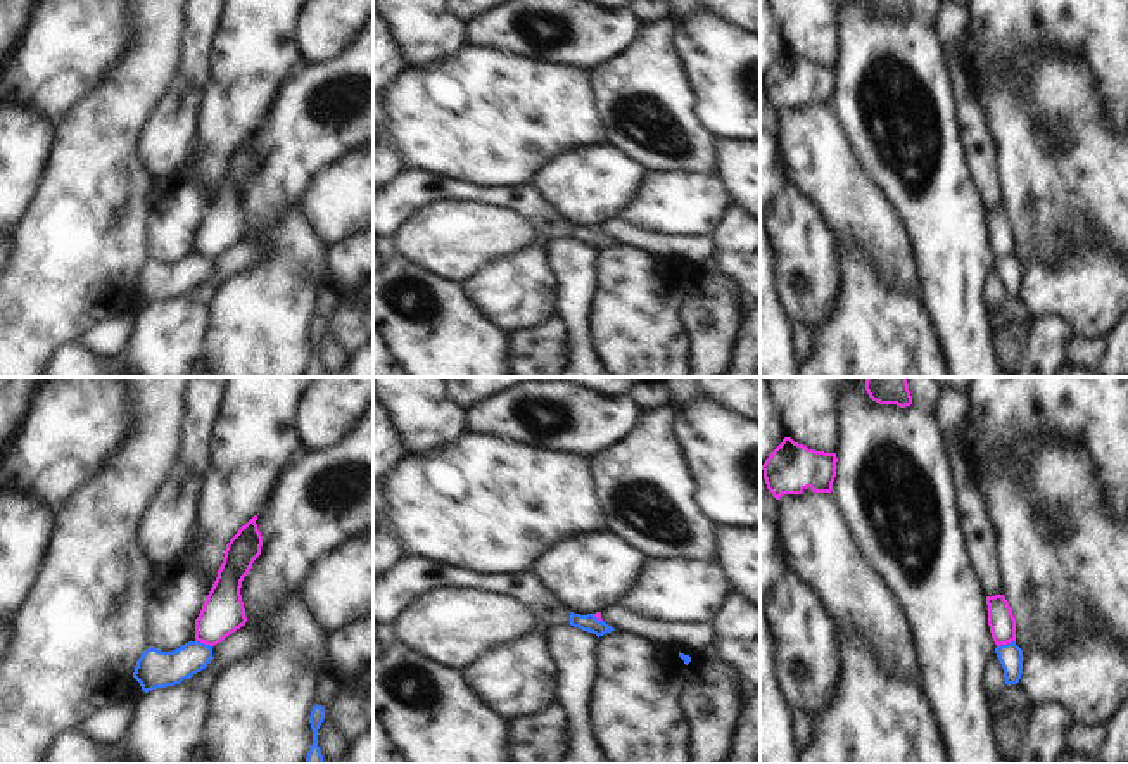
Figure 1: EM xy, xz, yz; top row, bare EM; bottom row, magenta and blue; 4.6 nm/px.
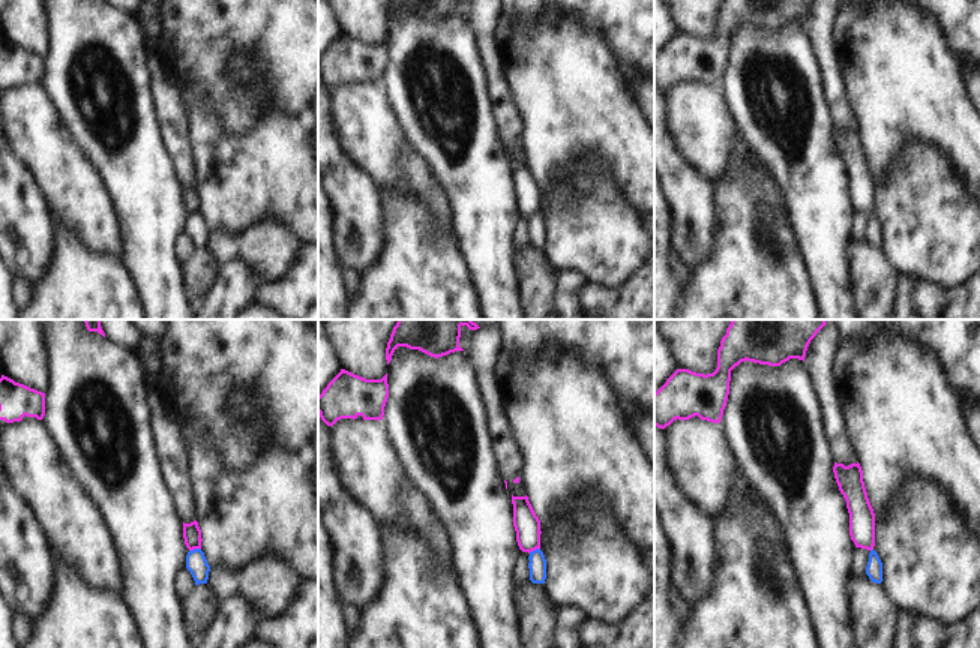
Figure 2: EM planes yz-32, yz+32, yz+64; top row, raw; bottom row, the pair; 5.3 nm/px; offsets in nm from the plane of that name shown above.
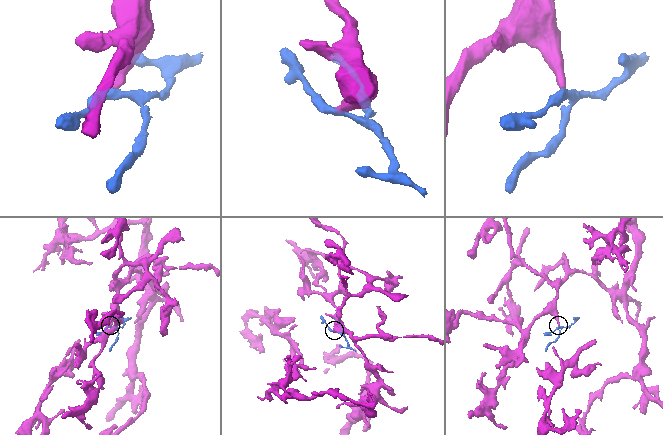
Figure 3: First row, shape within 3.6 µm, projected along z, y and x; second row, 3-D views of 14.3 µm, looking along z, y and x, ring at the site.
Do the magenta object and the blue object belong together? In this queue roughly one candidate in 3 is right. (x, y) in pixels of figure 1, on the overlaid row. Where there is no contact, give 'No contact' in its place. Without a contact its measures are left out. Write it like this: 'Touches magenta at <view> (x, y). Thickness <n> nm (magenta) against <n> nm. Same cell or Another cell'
Touches magenta at yz (1006, 643). Thickness 130 nm (magenta) against 110 nm. Another cell

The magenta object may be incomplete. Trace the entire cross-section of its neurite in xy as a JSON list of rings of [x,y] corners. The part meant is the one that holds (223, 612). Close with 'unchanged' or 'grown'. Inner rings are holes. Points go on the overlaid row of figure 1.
[[[257,515],[242,525],[226,544],[218,577],[195,619],[195,641],[214,646],[245,626],[240,588],[263,546],[256,520]]]; unchanged

